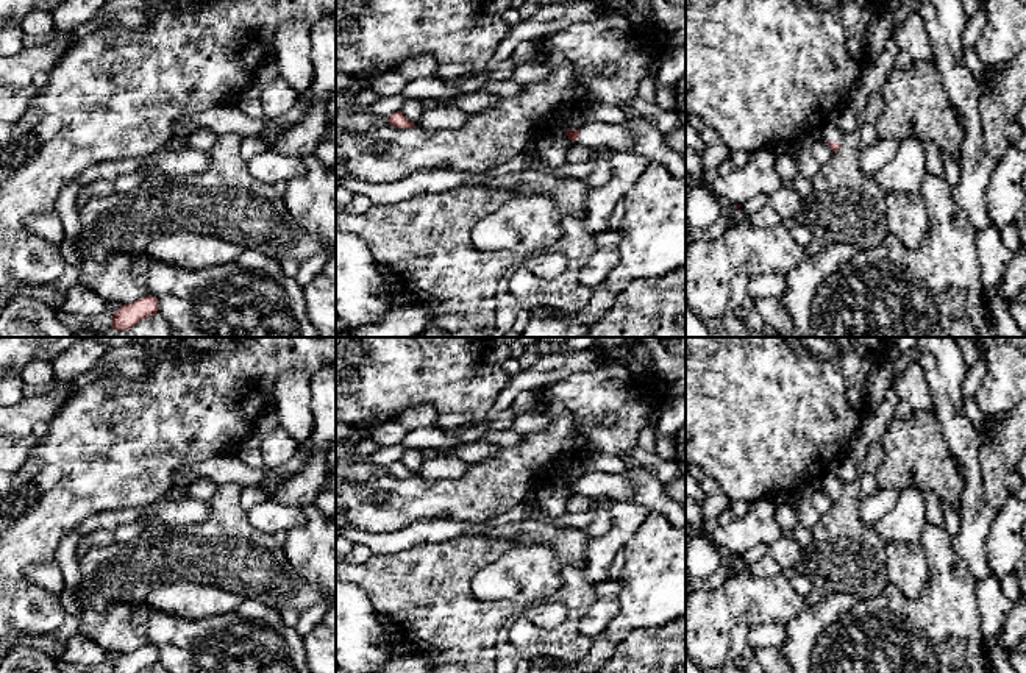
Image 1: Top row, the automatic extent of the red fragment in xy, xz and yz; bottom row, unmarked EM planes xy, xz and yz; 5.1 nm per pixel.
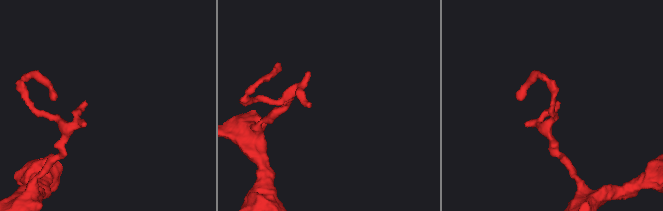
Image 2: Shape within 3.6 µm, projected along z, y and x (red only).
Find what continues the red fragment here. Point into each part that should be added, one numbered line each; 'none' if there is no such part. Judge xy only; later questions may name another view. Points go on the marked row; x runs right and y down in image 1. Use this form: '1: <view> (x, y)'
none

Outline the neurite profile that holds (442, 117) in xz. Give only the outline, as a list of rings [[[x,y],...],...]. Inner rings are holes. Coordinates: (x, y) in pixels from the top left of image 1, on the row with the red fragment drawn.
[[[453,103],[425,109],[417,125],[425,130],[461,130],[468,114]]]

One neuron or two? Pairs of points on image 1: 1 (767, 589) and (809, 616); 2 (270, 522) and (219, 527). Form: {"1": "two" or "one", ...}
{"1": "two", "2": "two"}

